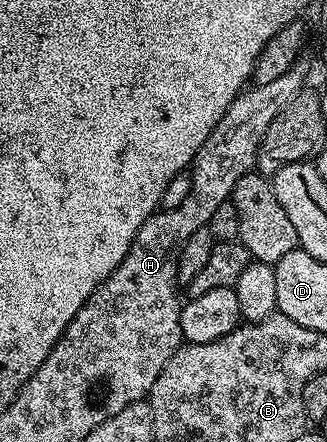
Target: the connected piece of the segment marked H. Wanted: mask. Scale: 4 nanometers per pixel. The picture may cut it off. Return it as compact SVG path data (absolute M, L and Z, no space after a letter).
M299 59L287 71L287 75L279 75L279 79L266 85L253 85L246 88L227 107L223 119L215 123L211 135L199 147L197 158L191 166L191 191L187 199L174 209L161 209L148 217L139 227L123 263L115 267L115 271L102 283L97 290L89 296L87 303L79 307L75 319L63 331L62 338L65 343L71 343L77 339L77 323L97 323L105 311L115 311L115 303L119 305L119 313L135 313L145 315L149 313L151 319L155 319L155 329L159 335L171 337L171 347L179 348L183 344L181 328L179 327L179 315L181 314L182 302L177 301L177 260L179 251L191 235L202 227L208 226L211 215L215 215L219 203L230 200L233 188L243 175L254 172L257 164L257 149L261 145L263 135L267 135L267 127L271 127L271 119L291 103L294 95L306 84L305 72L309 65L305 59Z

